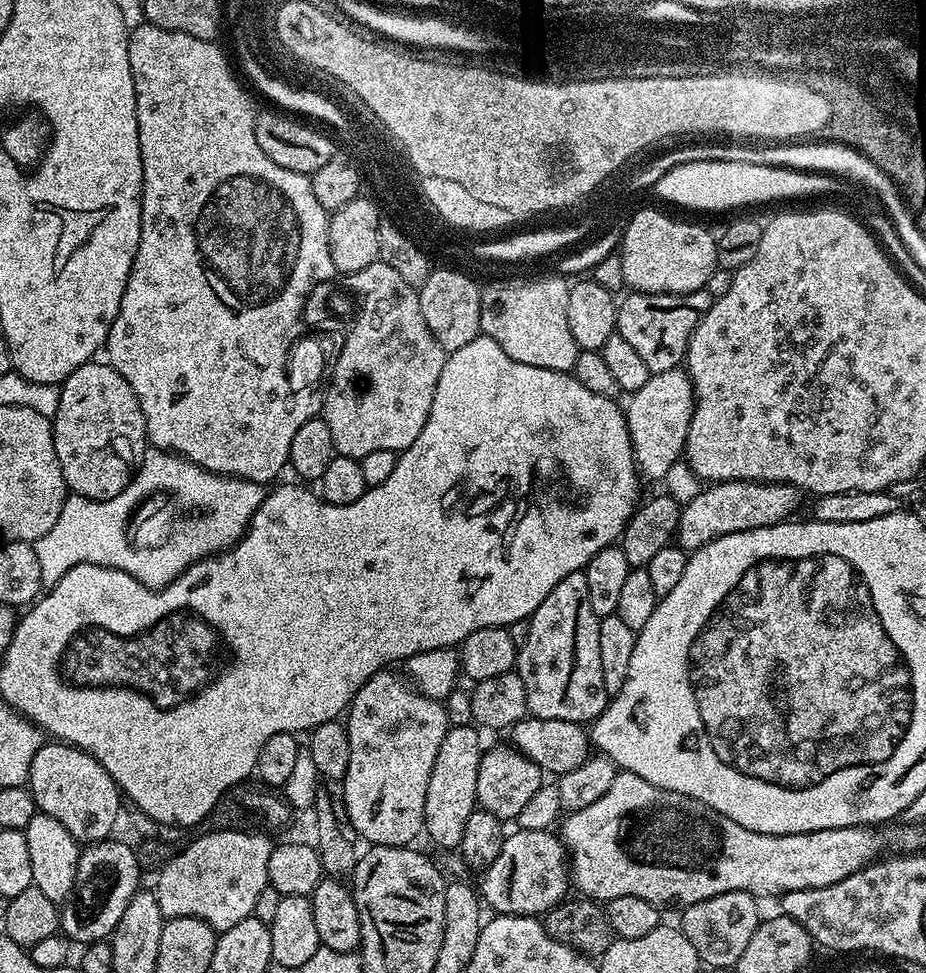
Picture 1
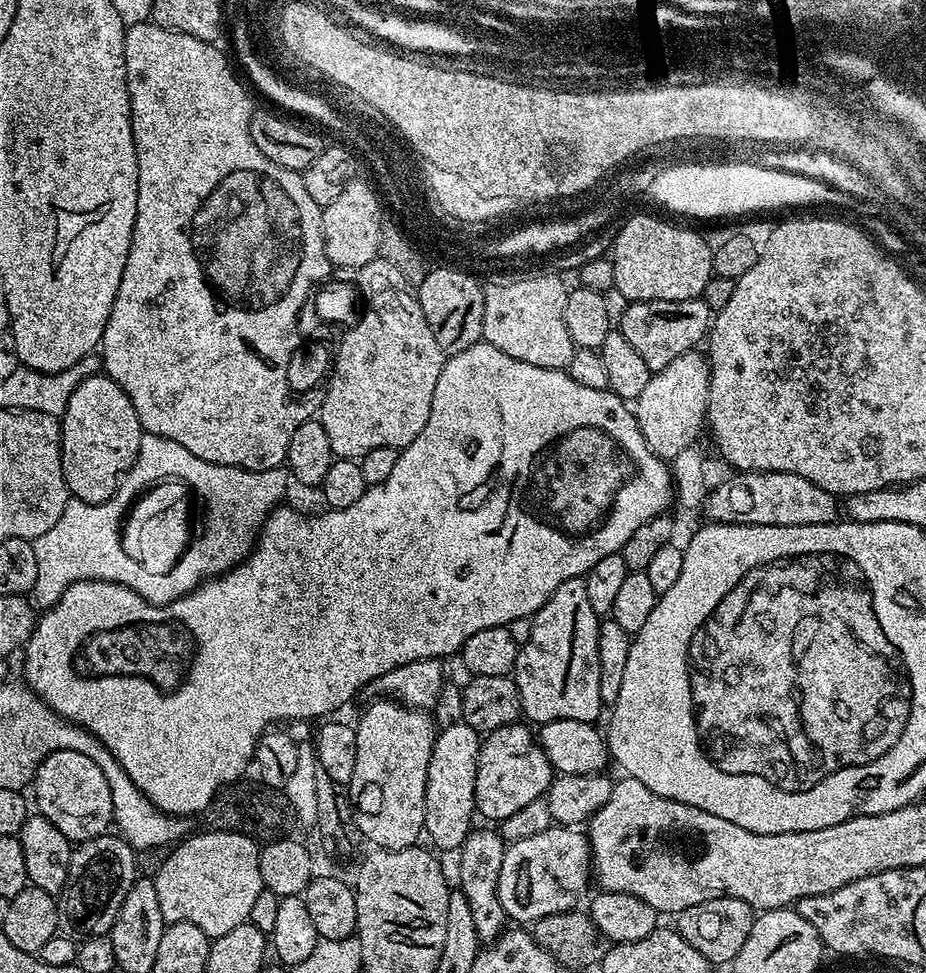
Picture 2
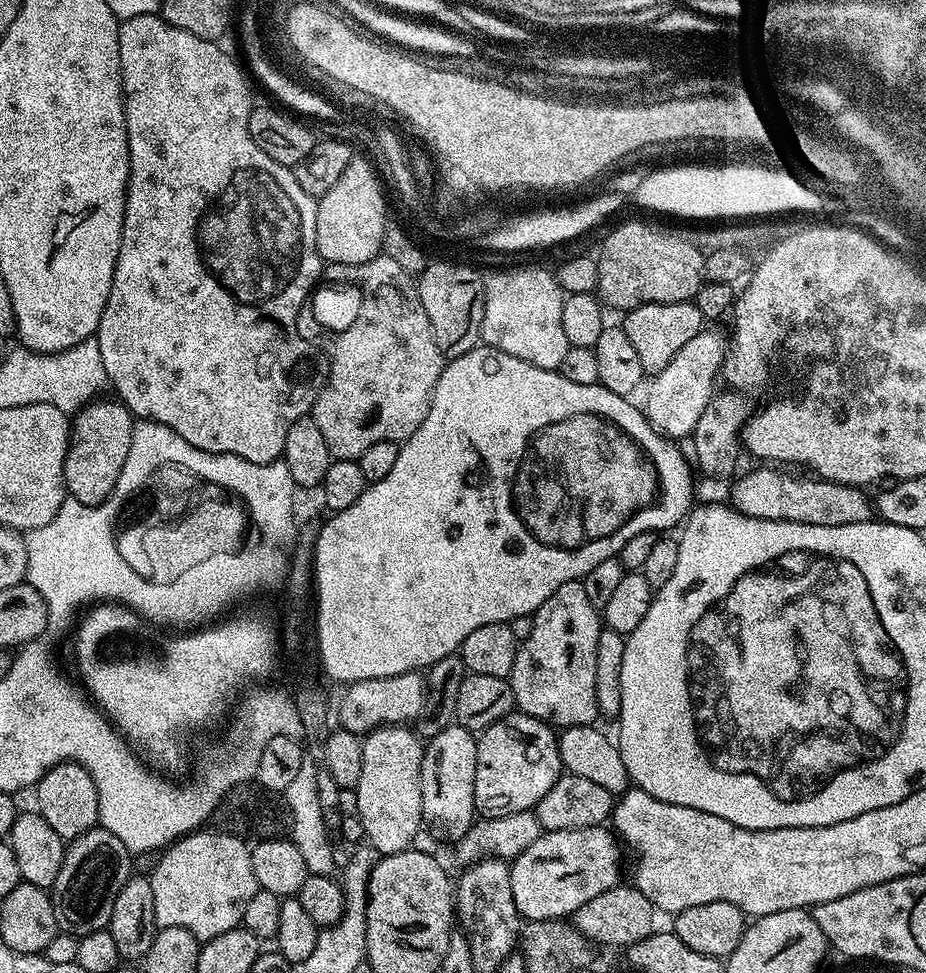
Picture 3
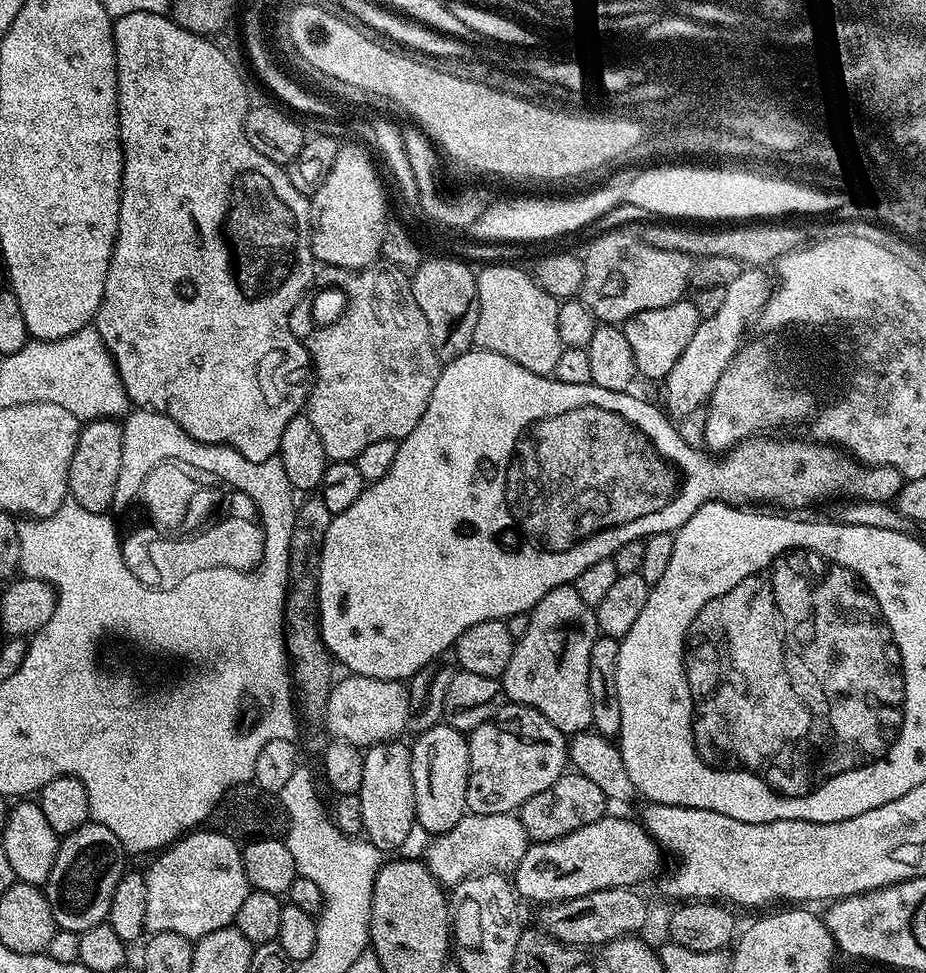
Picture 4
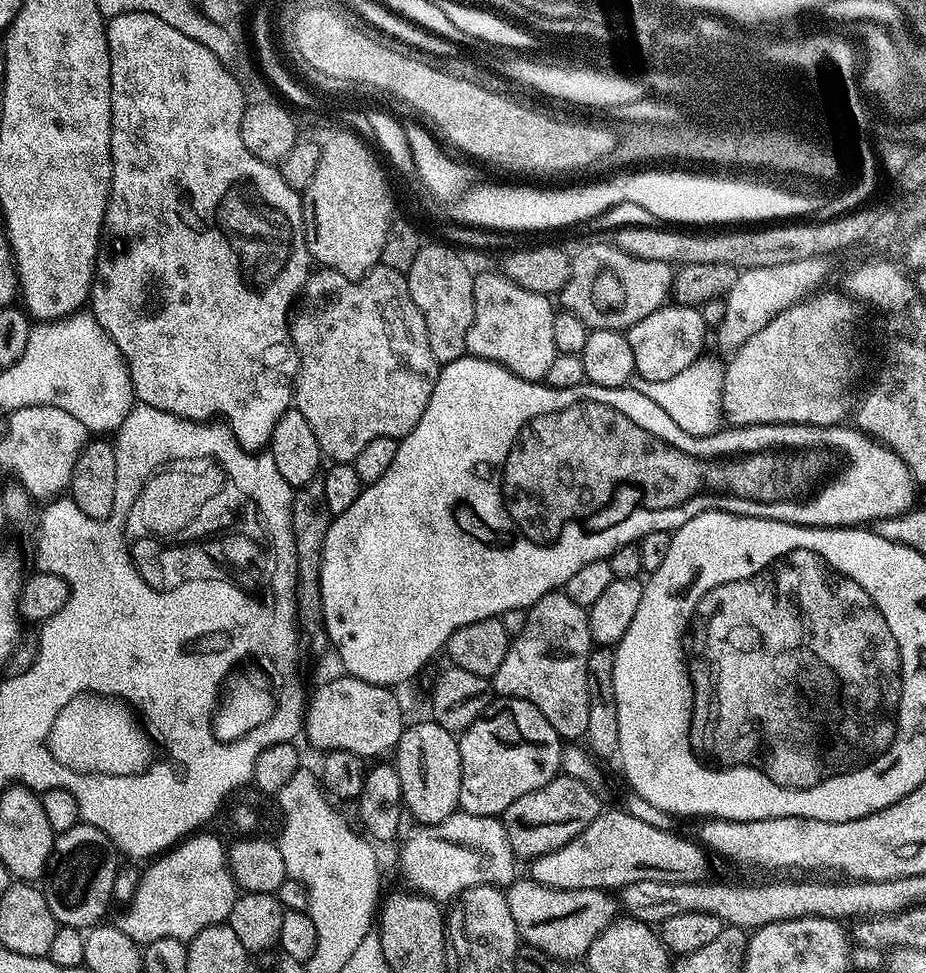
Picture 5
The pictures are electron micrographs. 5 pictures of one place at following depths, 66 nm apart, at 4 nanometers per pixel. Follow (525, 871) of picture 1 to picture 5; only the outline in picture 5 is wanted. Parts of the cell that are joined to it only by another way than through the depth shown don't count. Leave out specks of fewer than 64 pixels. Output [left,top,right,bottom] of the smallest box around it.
[530,810,708,890]

